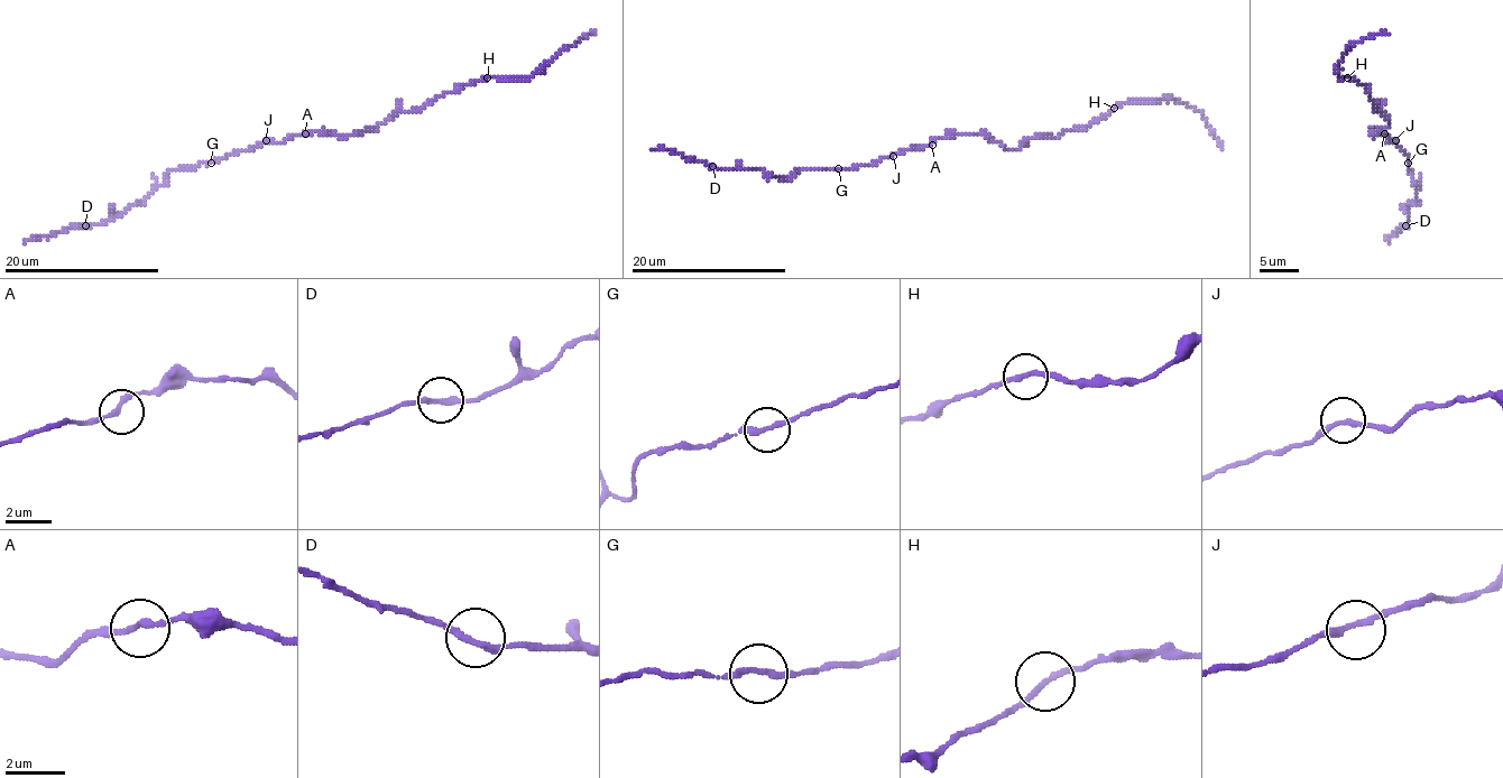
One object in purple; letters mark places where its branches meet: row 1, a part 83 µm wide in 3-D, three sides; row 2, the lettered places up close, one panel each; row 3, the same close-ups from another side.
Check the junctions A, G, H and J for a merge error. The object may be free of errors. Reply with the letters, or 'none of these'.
none of these

